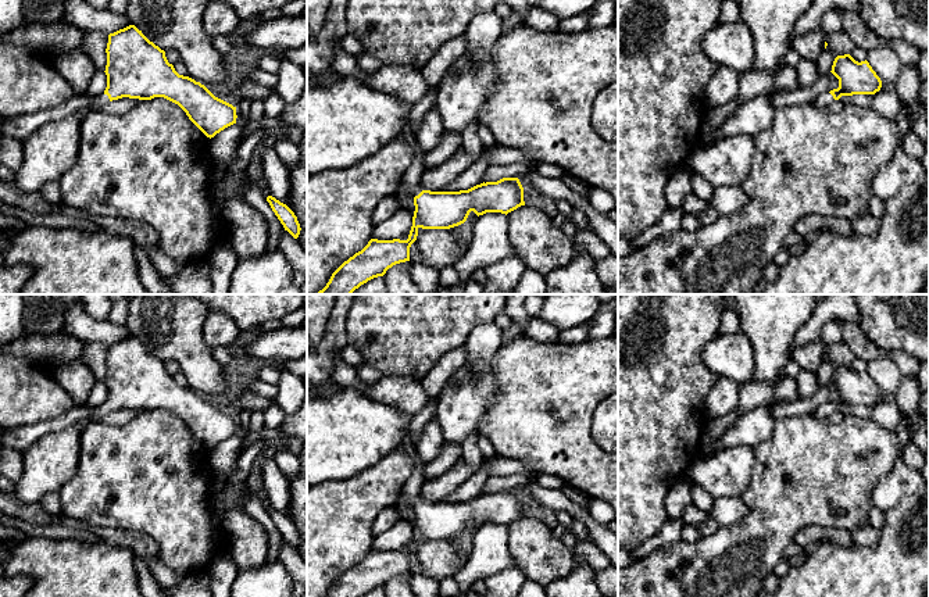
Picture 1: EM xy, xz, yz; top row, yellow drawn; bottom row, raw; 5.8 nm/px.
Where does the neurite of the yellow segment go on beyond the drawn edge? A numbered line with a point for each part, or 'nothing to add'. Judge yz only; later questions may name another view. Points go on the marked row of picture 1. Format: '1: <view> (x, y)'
1: yz (824, 100)

